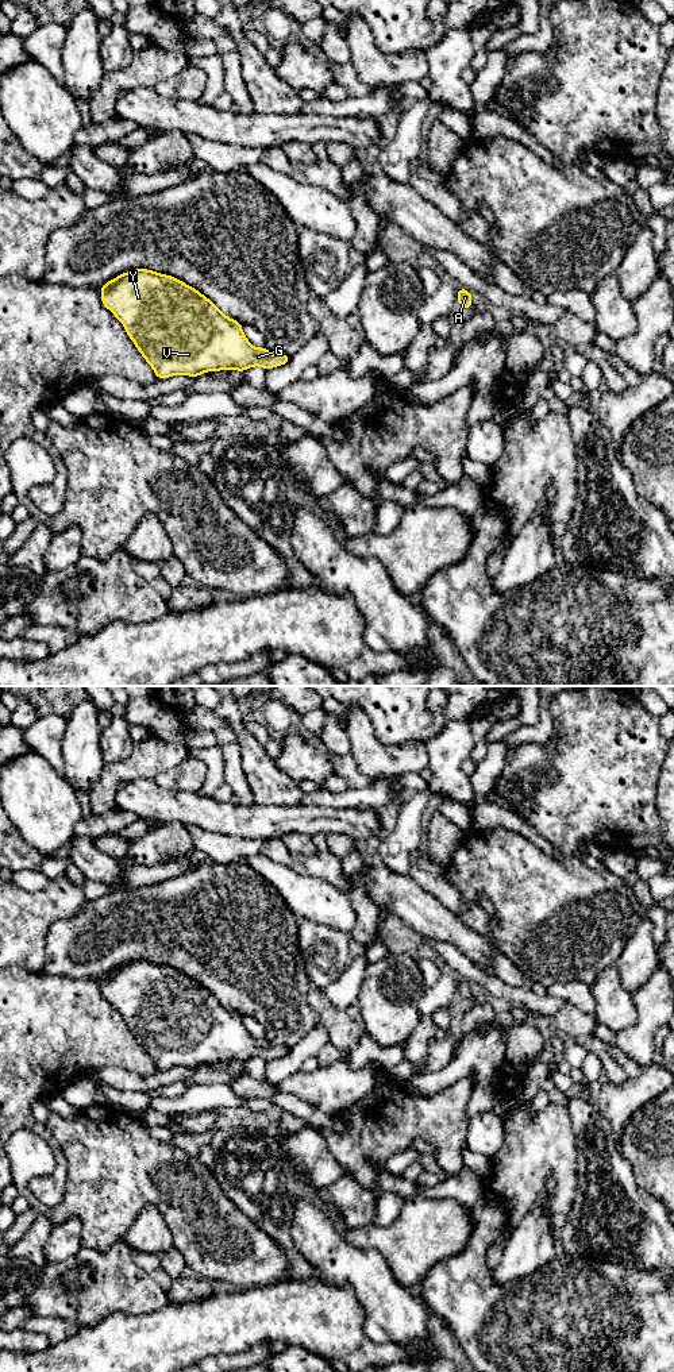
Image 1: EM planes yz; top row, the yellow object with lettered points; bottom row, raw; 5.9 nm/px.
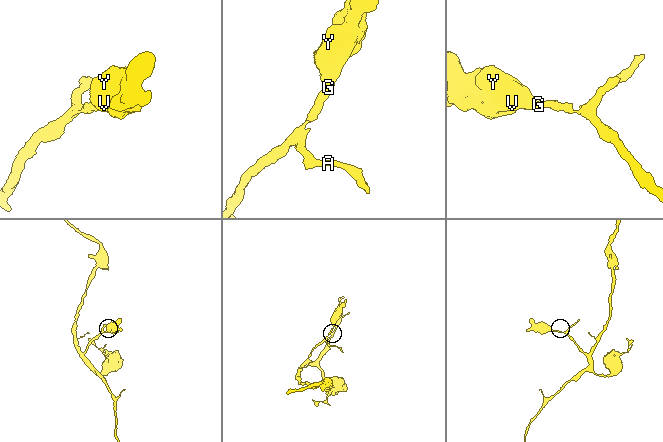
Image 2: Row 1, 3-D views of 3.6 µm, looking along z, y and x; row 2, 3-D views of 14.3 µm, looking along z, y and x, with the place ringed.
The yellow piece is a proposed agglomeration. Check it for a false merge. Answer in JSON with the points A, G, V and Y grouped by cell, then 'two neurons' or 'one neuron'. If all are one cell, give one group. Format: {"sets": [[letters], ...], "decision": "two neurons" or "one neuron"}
{"sets": [["A", "G", "V", "Y"]], "decision": "one neuron"}

